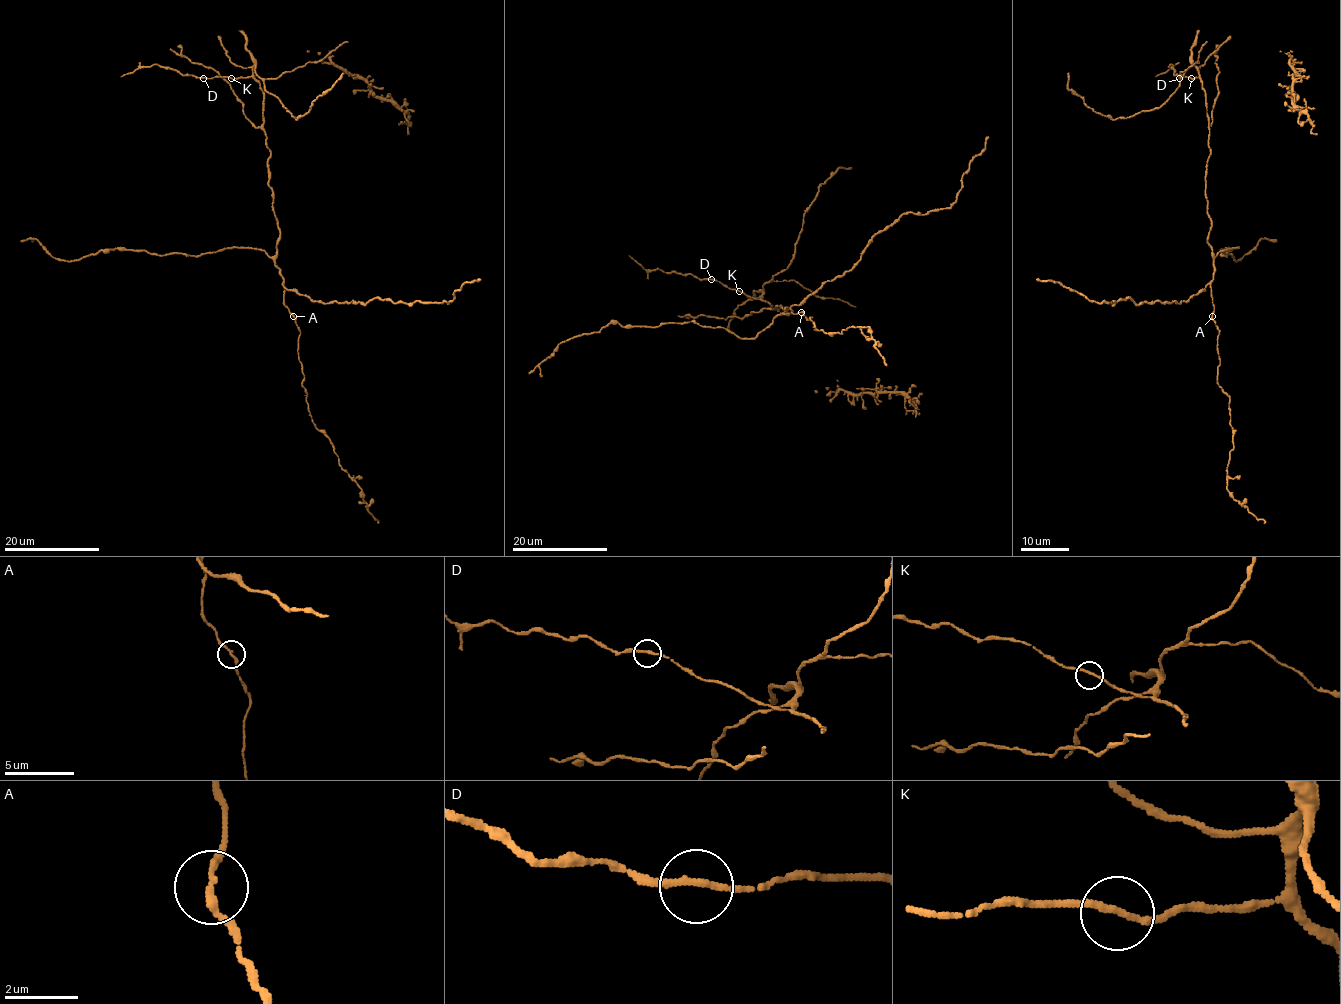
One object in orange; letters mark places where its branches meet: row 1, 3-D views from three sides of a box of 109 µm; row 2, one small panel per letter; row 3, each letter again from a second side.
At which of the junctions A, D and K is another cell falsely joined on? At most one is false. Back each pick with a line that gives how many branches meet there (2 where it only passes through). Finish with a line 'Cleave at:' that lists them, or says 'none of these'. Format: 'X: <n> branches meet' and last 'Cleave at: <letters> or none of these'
Cleave at: none of these

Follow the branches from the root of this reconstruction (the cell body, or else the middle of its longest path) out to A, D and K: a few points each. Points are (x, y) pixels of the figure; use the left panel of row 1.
A: (270, 153), (269, 186), (279, 232), (275, 265), (283, 279), (284, 305), (294, 316)
D: (270, 153), (263, 127), (263, 92), (259, 83), (251, 77), (203, 78)
K: (270, 153), (263, 127), (263, 92), (259, 83), (251, 77), (231, 78)

